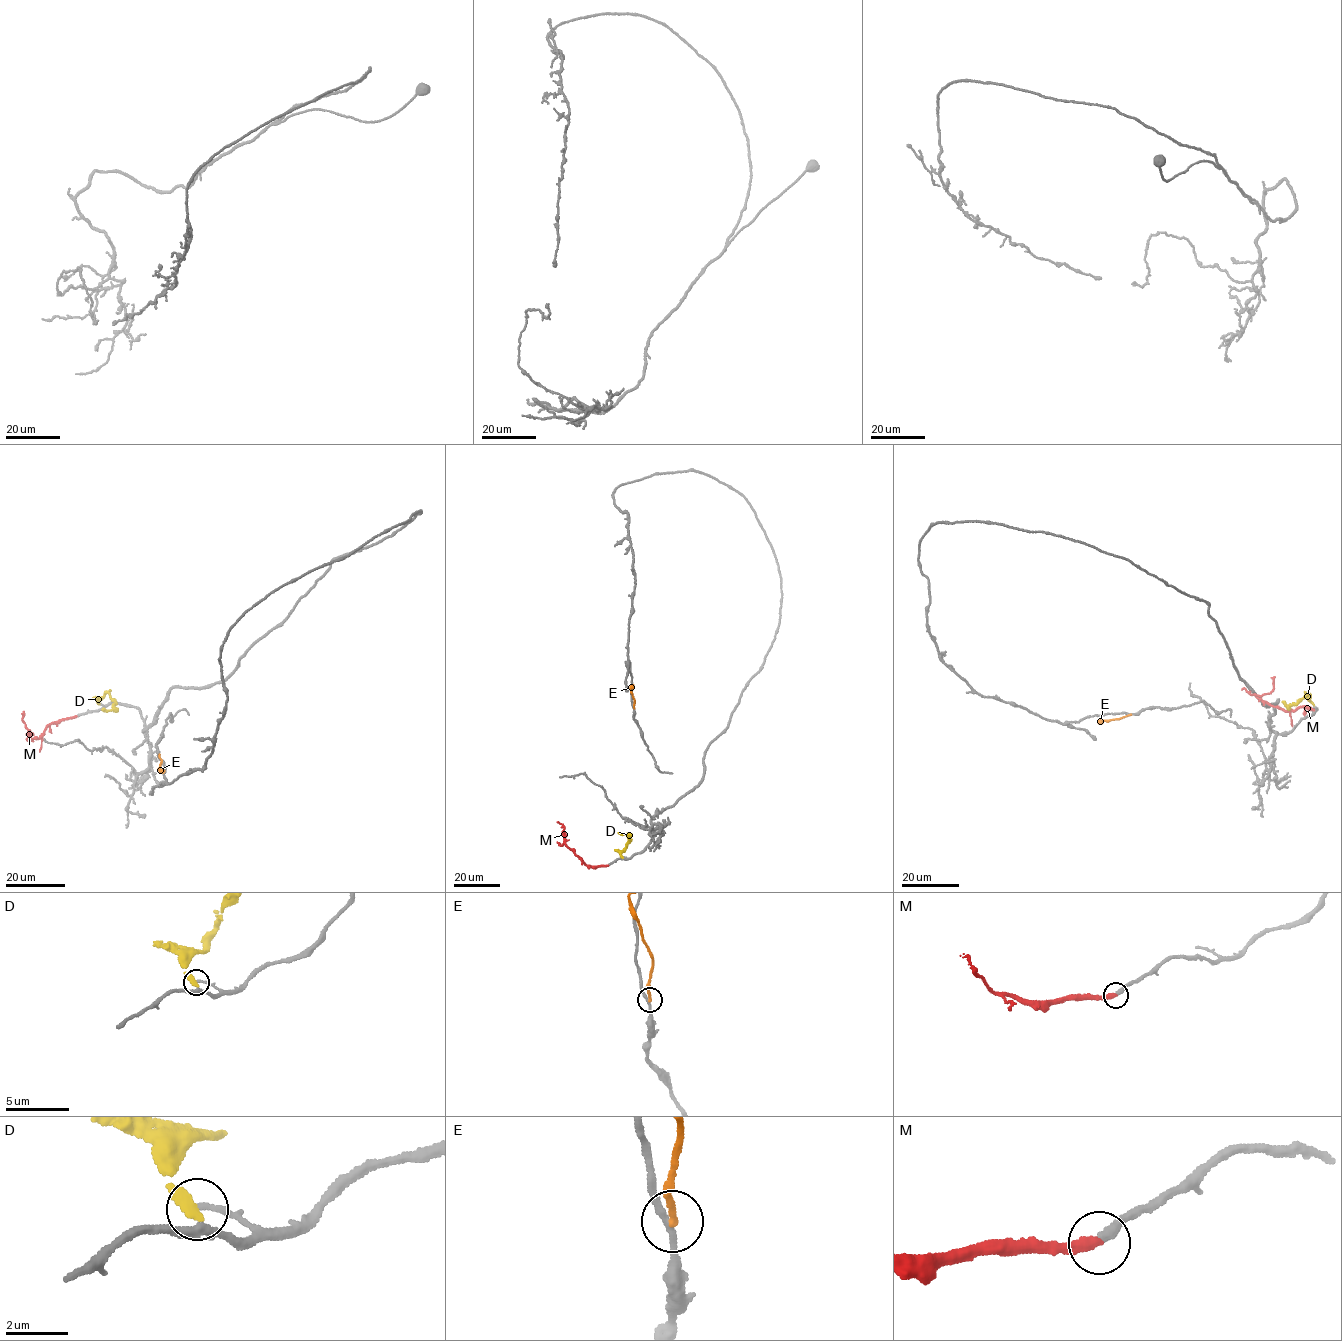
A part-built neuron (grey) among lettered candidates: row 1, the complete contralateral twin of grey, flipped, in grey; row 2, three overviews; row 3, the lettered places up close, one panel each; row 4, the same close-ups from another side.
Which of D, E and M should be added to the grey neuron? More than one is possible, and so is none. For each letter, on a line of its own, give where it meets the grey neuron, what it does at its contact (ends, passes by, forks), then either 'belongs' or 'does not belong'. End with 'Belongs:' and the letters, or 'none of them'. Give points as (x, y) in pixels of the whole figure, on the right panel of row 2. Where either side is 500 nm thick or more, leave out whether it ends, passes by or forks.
D: (1313, 704) | it ends | does not belong
E: (1130, 714) | it ends | does not belong
M: (1314, 710) | it ends | belongs
Belongs: M

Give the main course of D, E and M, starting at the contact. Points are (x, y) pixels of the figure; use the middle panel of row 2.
D: (622, 857), (621, 853), (630, 839), (627, 834), (618, 832)
E: (634, 708), (630, 689), (633, 684)
M: (608, 866), (587, 866), (565, 844), (563, 832), (563, 843), (559, 843)

